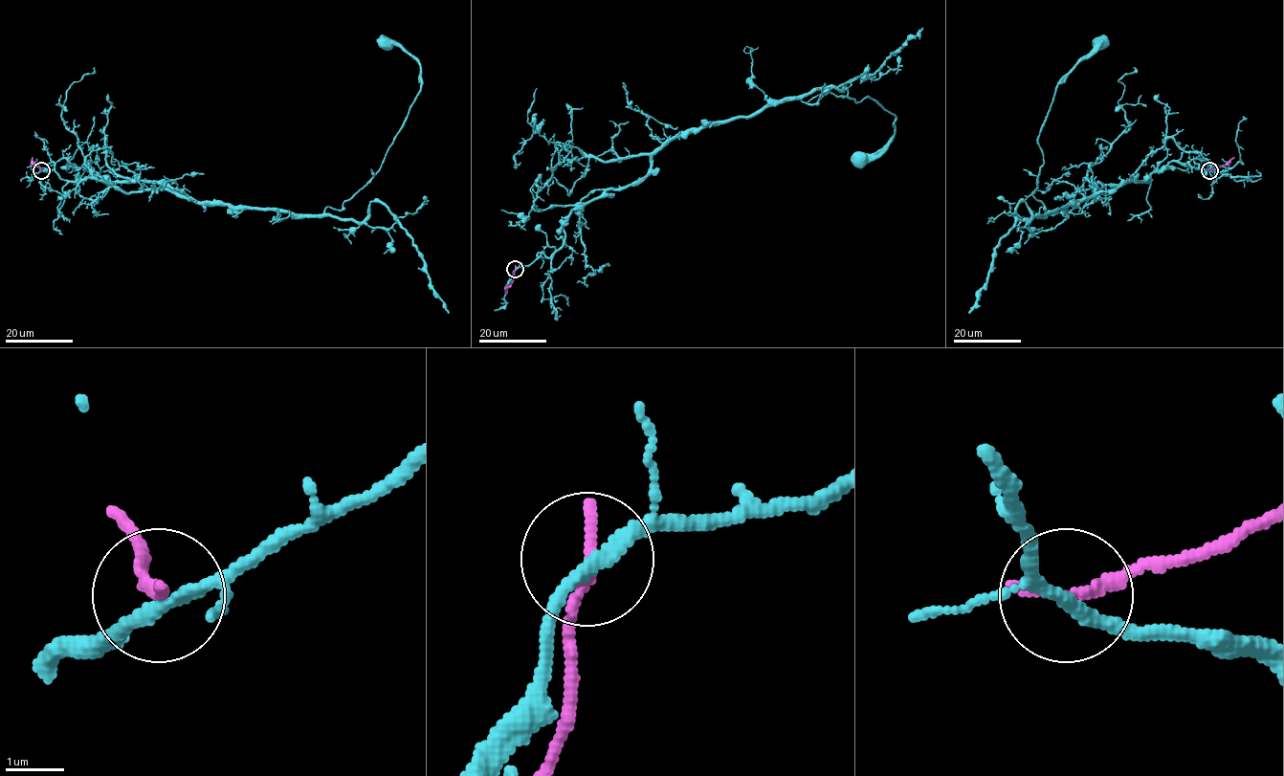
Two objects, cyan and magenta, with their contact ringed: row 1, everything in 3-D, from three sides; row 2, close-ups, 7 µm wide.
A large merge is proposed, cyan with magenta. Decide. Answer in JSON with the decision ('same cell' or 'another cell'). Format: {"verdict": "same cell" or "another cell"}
{"verdict": "another cell"}

